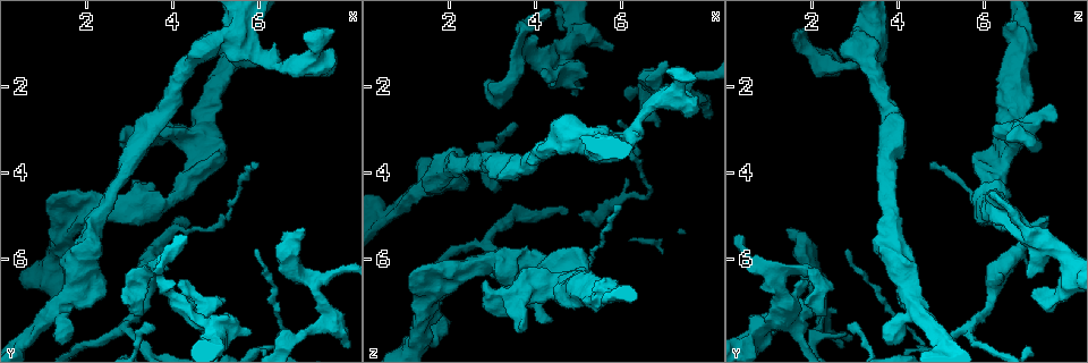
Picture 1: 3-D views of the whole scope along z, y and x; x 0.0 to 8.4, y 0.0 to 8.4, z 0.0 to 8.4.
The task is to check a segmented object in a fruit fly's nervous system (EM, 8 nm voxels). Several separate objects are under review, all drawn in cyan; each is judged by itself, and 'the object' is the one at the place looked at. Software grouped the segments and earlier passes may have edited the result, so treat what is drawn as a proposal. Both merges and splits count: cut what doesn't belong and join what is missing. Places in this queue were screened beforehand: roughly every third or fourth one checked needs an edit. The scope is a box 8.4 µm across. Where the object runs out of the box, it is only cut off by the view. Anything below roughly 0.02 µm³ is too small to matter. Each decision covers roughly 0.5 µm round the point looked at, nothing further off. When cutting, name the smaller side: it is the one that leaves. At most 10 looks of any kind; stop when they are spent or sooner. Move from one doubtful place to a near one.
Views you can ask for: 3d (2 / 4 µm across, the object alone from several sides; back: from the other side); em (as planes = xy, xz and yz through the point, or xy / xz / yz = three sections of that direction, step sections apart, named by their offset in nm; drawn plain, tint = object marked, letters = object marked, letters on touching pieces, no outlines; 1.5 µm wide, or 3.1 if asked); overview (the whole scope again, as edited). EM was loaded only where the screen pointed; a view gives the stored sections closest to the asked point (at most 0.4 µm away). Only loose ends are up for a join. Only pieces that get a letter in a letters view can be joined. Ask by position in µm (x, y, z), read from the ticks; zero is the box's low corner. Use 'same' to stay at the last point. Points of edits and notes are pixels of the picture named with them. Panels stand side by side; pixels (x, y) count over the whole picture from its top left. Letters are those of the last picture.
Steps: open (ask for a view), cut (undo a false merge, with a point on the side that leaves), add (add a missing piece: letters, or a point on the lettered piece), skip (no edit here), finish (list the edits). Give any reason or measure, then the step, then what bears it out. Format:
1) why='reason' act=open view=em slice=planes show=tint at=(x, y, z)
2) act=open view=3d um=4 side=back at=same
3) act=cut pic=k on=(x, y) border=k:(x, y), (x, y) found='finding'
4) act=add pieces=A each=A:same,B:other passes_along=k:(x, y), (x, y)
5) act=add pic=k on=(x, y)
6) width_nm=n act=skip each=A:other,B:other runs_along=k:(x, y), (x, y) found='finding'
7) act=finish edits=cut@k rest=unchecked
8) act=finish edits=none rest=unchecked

why='a fork' act=open view=3d um=2 at=(2.90, 7.60, 5.70)

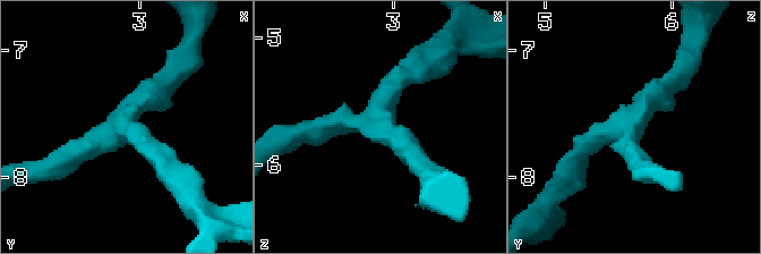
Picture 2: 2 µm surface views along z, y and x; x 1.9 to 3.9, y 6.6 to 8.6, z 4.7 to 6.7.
arms=3 arm_widths_nm=170,200,200 why='need the tissue' act=open view=em slice=planes show=letters at=(2.88, 7.56, 5.70)

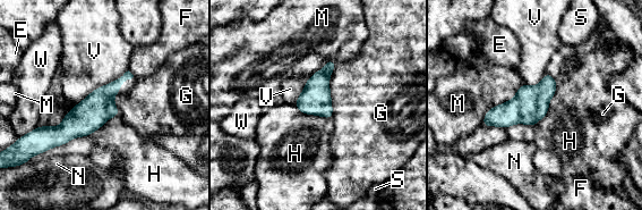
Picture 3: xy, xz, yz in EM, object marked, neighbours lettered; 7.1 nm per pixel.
width_nm=220 act=skip each=E:other,F:other,G:other,H:other,M:other,N:other,S:other,V:other,W:other border=3:(548, 72), (556, 92), (532, 127) found='all the same neuron'

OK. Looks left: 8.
why='a narrow waist' act=open view=em um=3.1 slice=planes show=tint at=(1.35, 7.15, 4.40)

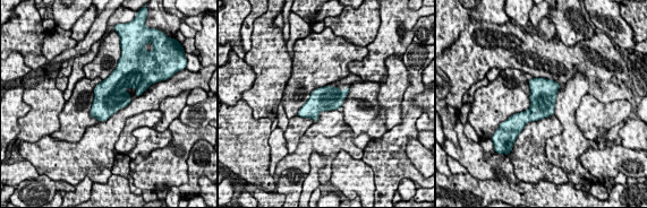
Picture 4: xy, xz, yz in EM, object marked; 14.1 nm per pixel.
why='what lies round it' act=open view=em um=3.1 slice=planes show=letters at=same

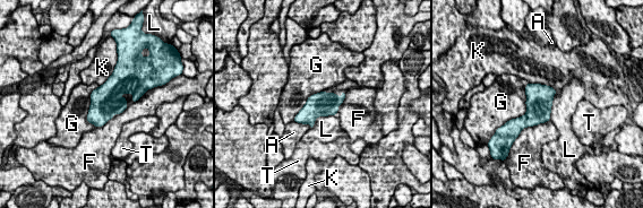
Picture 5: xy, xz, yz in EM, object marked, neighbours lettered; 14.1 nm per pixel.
width_nm=360 act=skip each=A:other,F:other,G:other,K:other,L:other,T:other border=5:(335, 114), (318, 116), (311, 128) found='continuous, no second neuron'

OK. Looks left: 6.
why='branch stops here' act=open view=em slice=xy step=8 show=tint at=(6.85, 7.90, 2.90)

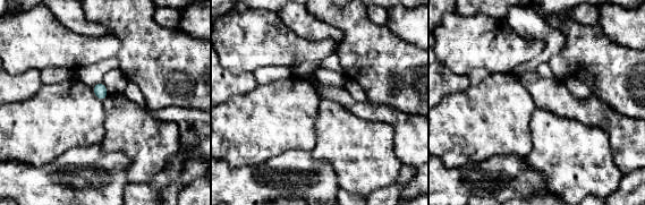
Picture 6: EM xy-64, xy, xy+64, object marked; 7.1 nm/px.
why='another direction' act=open view=em slice=planes show=letters at=same

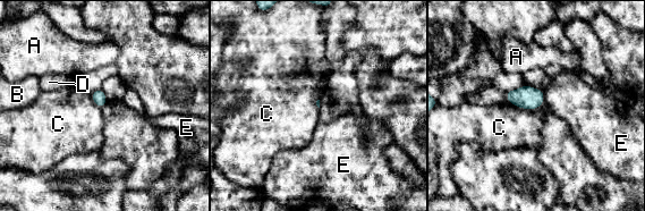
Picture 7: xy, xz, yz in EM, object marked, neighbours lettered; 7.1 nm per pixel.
act=skip each=A:other,B:other,C:other,D:other,E:other border=7:(508, 101), (527, 109), (544, 102) found='no lettered piece goes on from it'

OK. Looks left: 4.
why='long arm stops here' act=open view=em slice=xz step=8 show=tint at=(5.95, 3.80, 4.75)

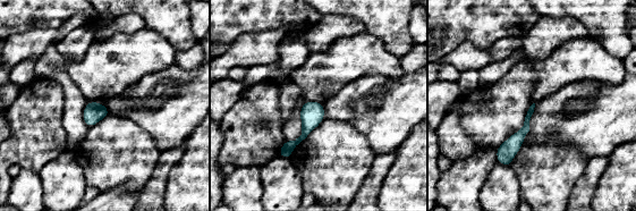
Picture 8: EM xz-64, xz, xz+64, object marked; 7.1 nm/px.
act=open view=em slice=planes show=letters at=same

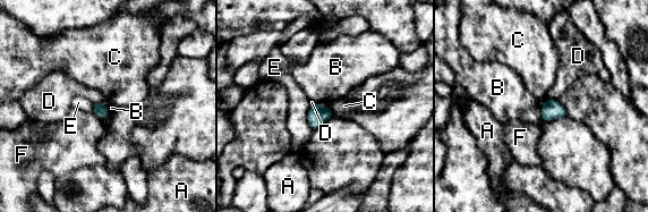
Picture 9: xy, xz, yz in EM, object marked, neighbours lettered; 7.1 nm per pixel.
act=skip each=A:other,B:other,C:other,D:other,E:other,F:other border=9:(543, 102), (542, 121) found='no lettered piece goes on from it'

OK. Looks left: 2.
act=finish edits=none rest=unchecked

